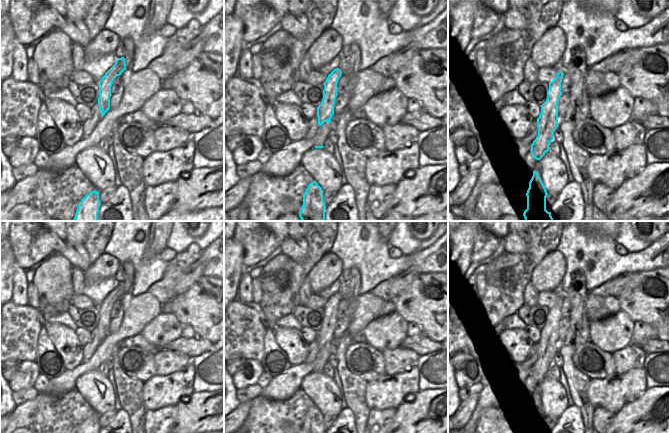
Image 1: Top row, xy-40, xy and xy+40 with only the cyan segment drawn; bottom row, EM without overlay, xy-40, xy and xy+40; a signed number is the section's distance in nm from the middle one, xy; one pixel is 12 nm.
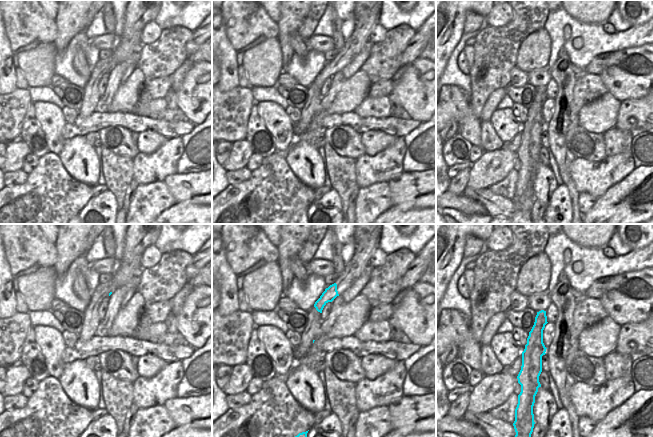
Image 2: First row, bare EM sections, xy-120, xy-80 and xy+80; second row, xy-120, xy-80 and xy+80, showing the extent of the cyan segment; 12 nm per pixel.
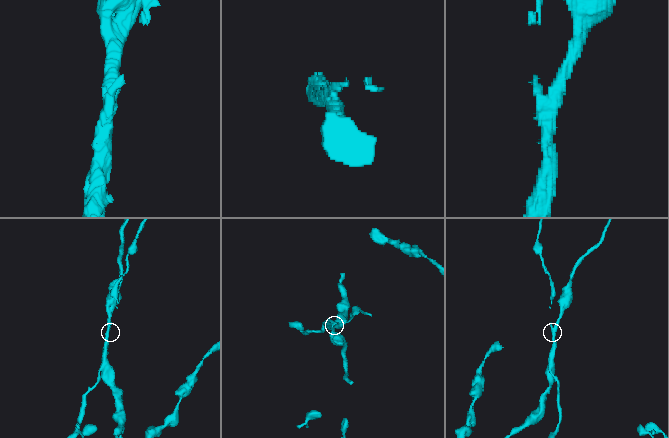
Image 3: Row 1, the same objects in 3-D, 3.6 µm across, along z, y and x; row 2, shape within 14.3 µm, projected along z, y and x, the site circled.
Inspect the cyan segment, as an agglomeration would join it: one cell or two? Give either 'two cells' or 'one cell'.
two cells

